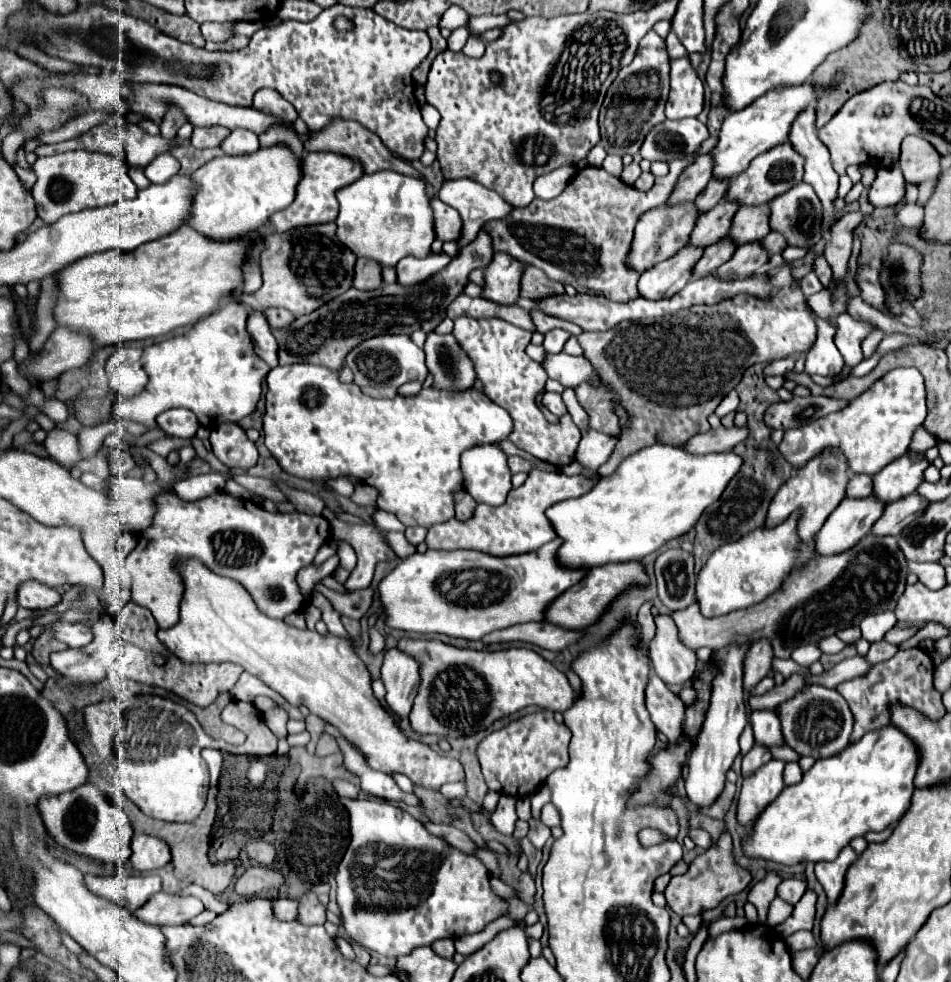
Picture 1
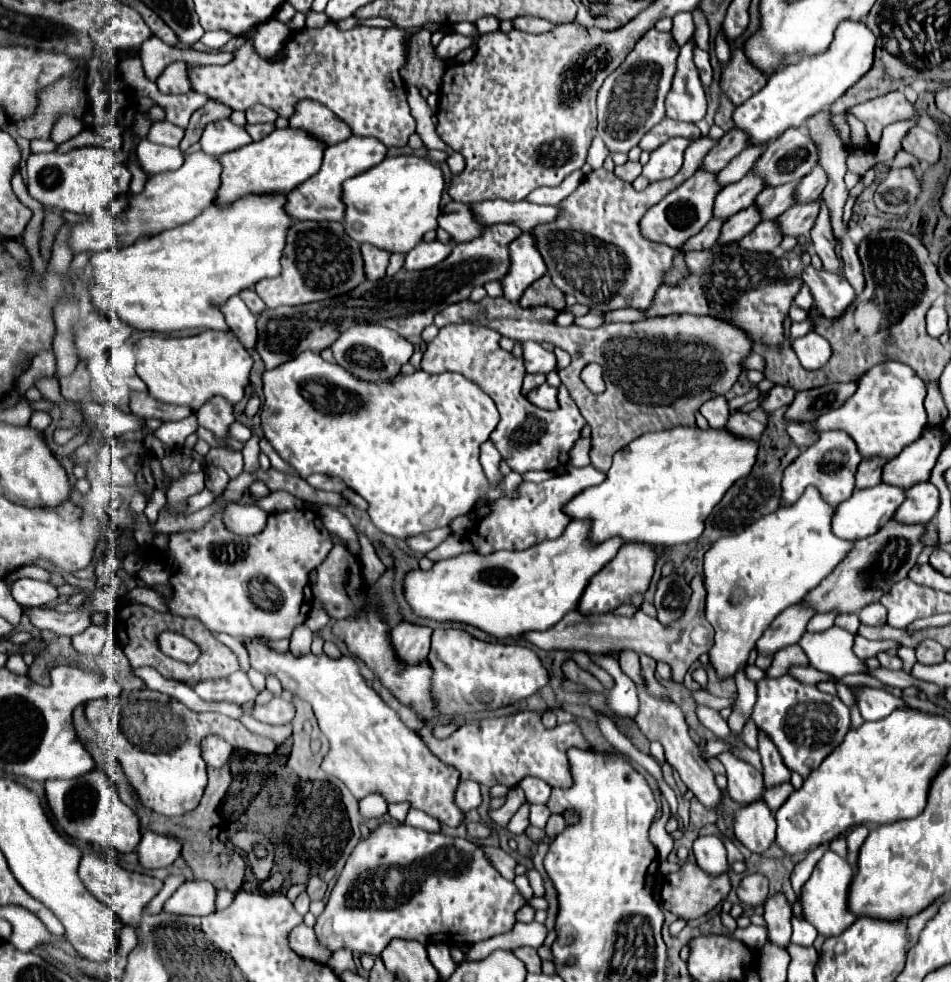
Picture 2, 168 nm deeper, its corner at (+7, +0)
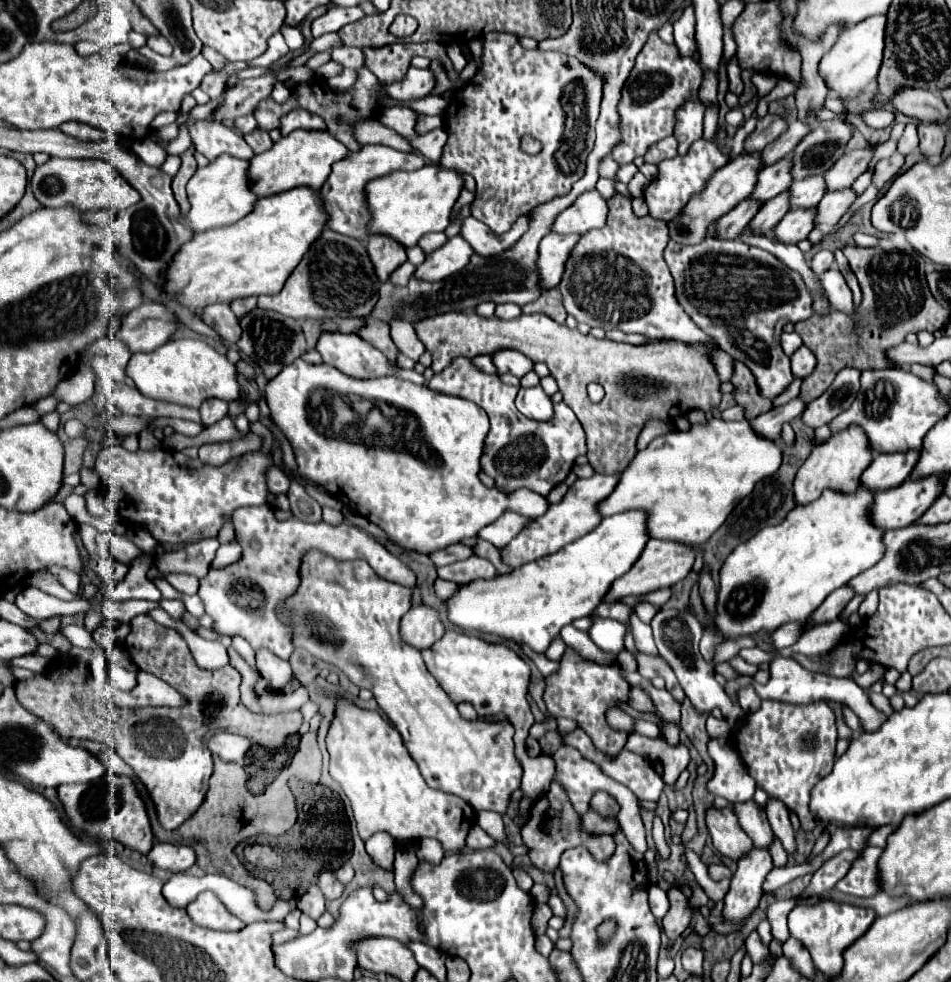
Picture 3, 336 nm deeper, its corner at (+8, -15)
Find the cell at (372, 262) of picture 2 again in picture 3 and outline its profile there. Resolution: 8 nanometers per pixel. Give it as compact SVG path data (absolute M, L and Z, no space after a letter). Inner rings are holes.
M371 235L367 251L381 281L387 281L389 275L407 261L405 247L401 247L401 243L393 243L393 239L385 239L385 235Z

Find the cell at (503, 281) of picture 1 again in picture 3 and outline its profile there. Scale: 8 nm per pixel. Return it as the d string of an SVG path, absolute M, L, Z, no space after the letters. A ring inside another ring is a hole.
M549 233L541 245L539 245L539 275L541 275L541 287L551 289L557 287L561 281L561 275L565 271L565 259L569 259L569 251L577 245L577 239L581 235L557 235Z

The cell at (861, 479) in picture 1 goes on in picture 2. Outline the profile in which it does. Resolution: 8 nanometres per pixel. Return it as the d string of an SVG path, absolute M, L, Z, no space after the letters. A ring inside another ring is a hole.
M862 460L858 464L858 472L856 472L856 488L872 488L872 486L878 486L880 480L880 474L882 474L882 464L886 460Z

